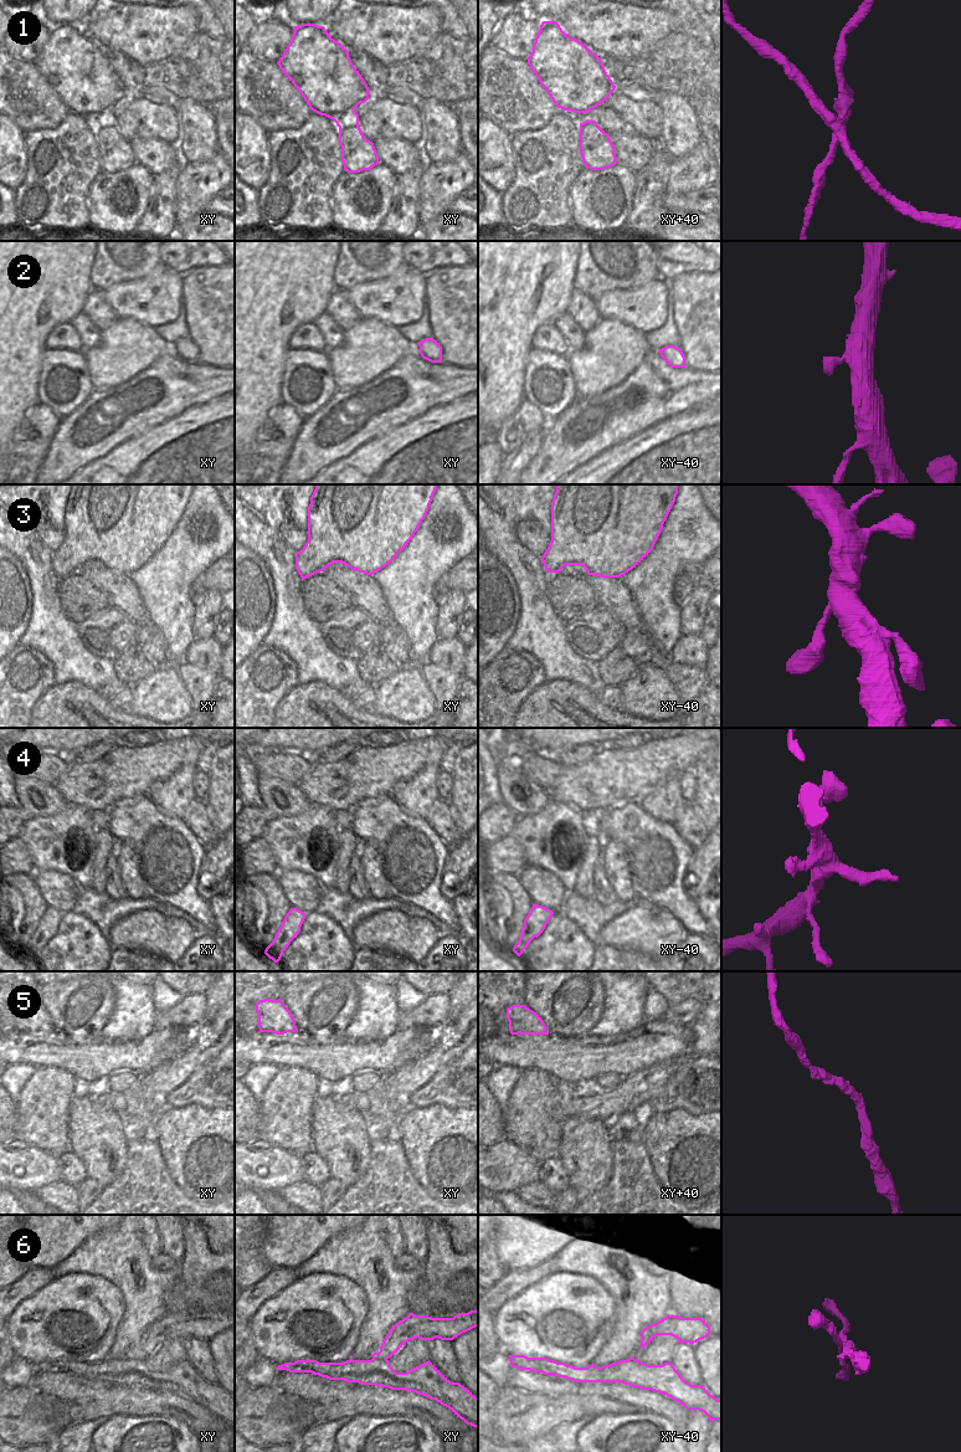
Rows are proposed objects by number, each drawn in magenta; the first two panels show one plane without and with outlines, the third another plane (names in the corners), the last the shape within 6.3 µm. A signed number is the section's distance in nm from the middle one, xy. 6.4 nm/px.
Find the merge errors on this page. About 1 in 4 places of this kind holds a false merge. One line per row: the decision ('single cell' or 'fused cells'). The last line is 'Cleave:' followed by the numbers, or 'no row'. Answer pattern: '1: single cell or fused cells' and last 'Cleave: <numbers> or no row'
1: fused cells
2: single cell
3: single cell
4: fused cells
5: single cell
6: fused cells
Cleave: 1, 4, 6

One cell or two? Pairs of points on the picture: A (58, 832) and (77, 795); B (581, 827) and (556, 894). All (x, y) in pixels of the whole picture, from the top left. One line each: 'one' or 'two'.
A: two
B: two

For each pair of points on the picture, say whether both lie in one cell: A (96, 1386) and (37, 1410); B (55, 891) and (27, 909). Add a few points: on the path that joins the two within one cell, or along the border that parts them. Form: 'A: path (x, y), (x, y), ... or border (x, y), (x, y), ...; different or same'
A: border (35, 1391), (52, 1394), (63, 1401), (71, 1402); different
B: border (31, 876), (47, 907); different

